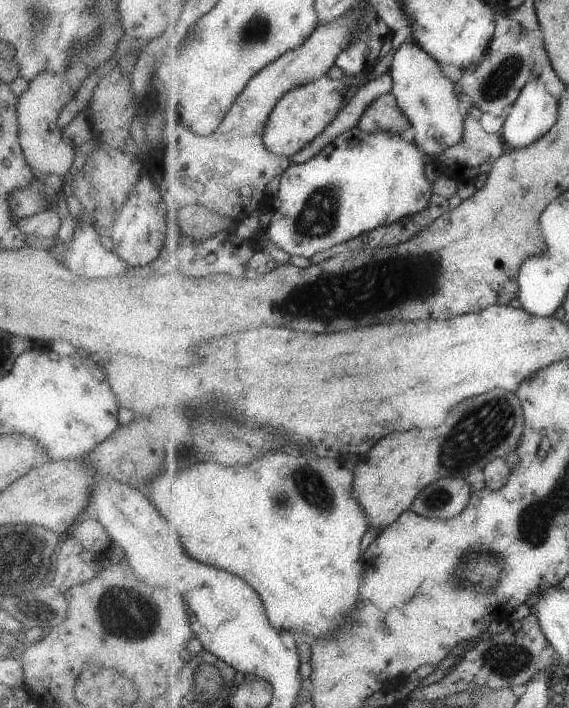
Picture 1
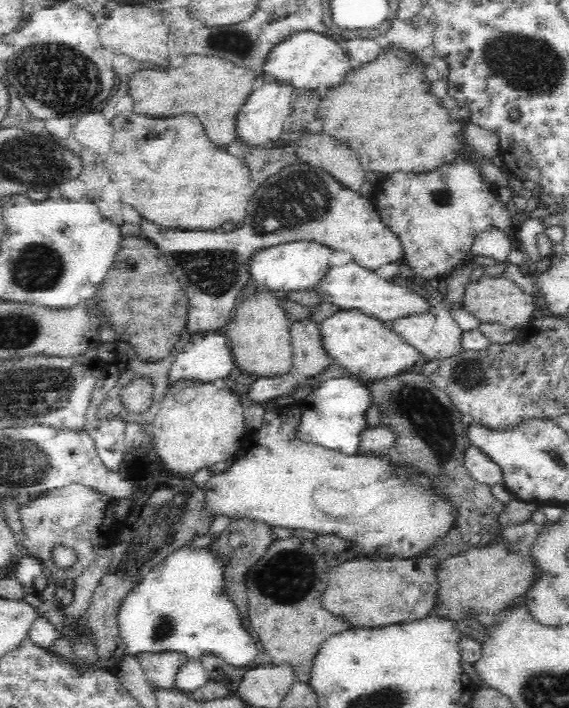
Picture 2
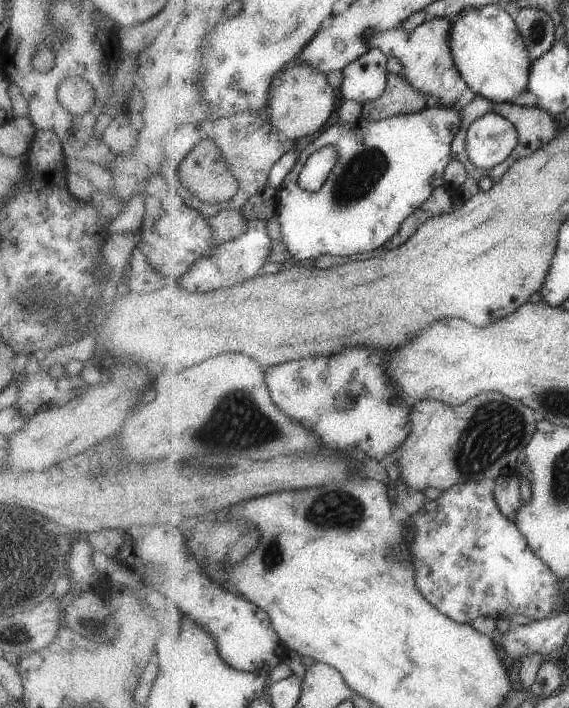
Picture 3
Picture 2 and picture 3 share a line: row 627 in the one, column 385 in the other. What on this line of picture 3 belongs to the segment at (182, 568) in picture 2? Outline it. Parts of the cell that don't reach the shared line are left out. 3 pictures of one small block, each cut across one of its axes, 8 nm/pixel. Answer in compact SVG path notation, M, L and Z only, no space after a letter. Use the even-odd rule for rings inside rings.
M468 87L455 107L435 104L419 113L374 122L362 117L355 122L339 120L309 143L278 186L282 240L293 254L293 259L301 264L304 260L316 260L323 254L351 256L359 252L373 252L385 242L391 242L410 214L423 206L435 189L446 184L446 169L452 162L452 143L462 124L460 110L476 96ZM325 146L333 146L337 150L337 165L319 192L304 190L297 182L299 174L307 158Z

